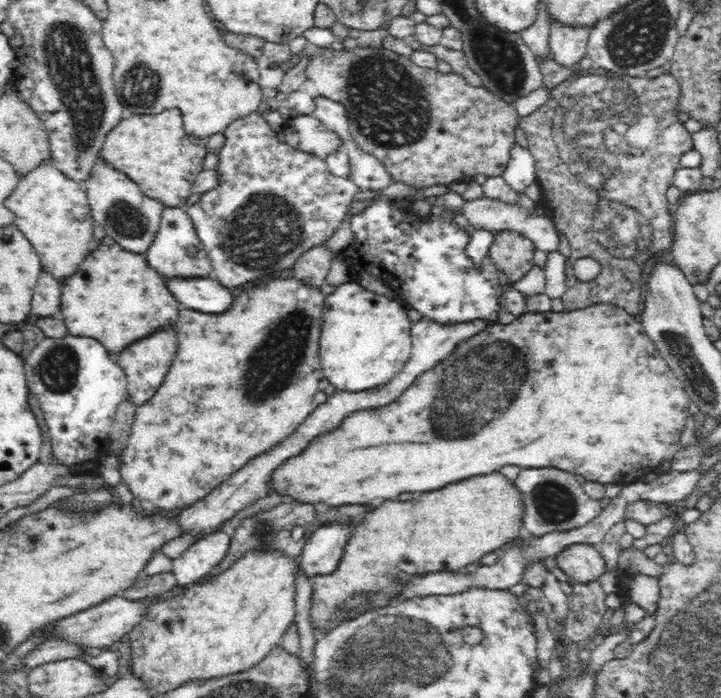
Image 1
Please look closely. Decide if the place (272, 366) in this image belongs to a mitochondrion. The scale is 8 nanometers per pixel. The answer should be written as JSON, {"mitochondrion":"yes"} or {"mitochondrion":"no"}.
{"mitochondrion":"yes"}

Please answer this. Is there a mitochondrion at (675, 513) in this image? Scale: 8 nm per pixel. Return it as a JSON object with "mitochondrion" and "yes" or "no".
{"mitochondrion":"no"}

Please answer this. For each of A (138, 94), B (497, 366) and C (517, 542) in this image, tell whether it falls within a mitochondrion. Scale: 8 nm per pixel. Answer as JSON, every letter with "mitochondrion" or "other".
{"A":"mitochondrion","B":"mitochondrion","C":"other"}

